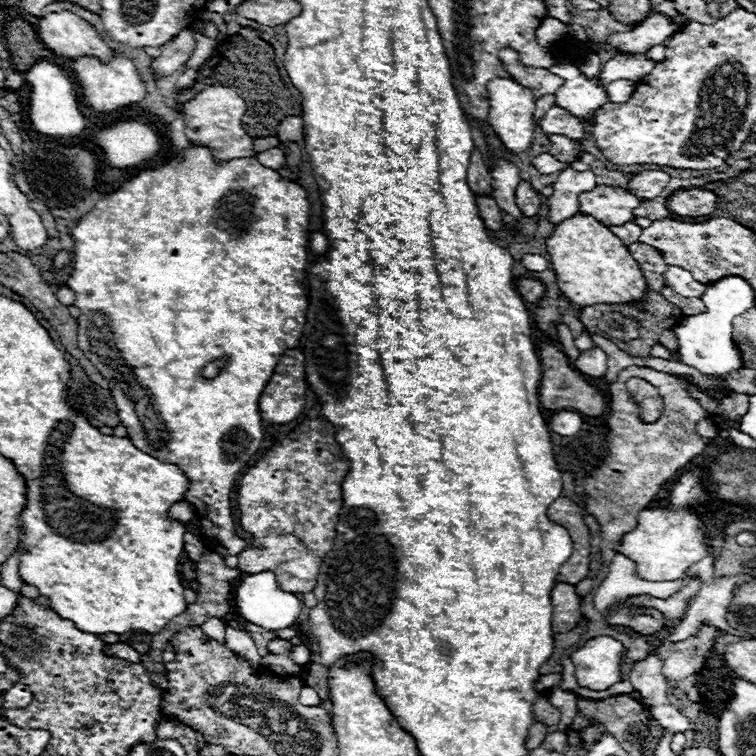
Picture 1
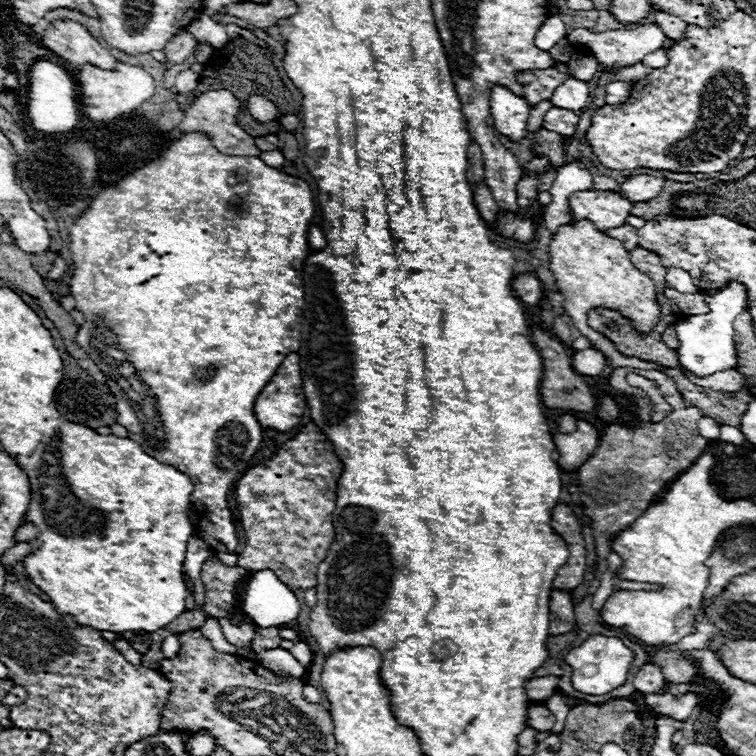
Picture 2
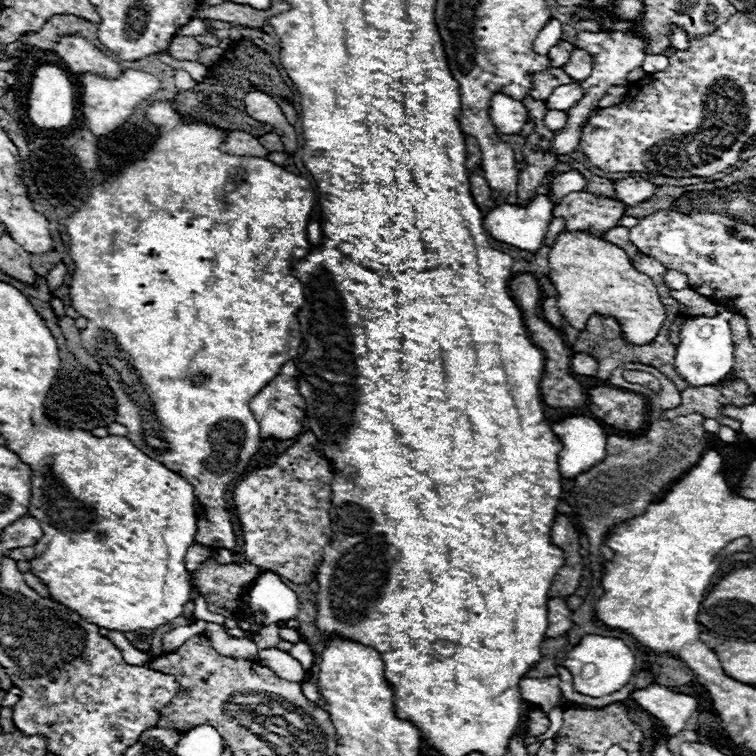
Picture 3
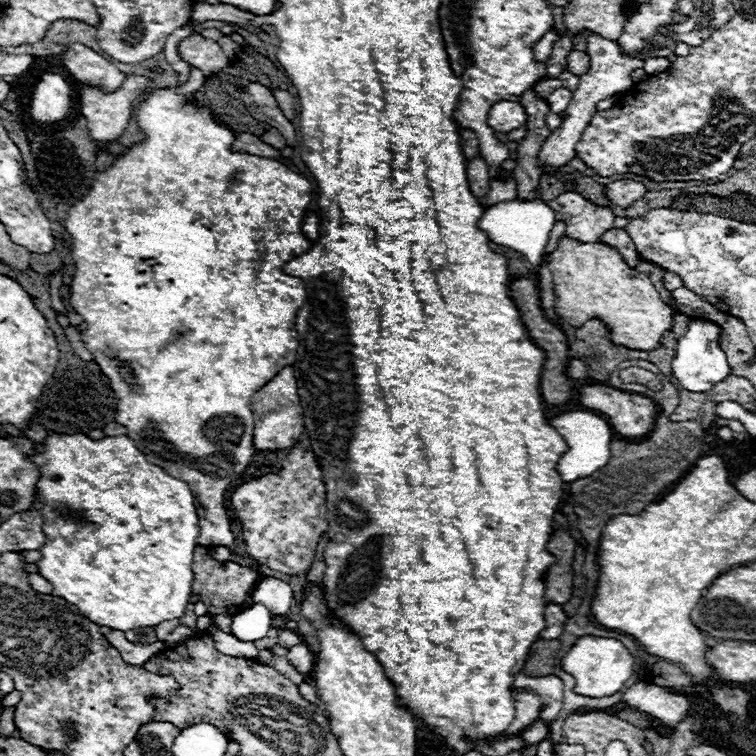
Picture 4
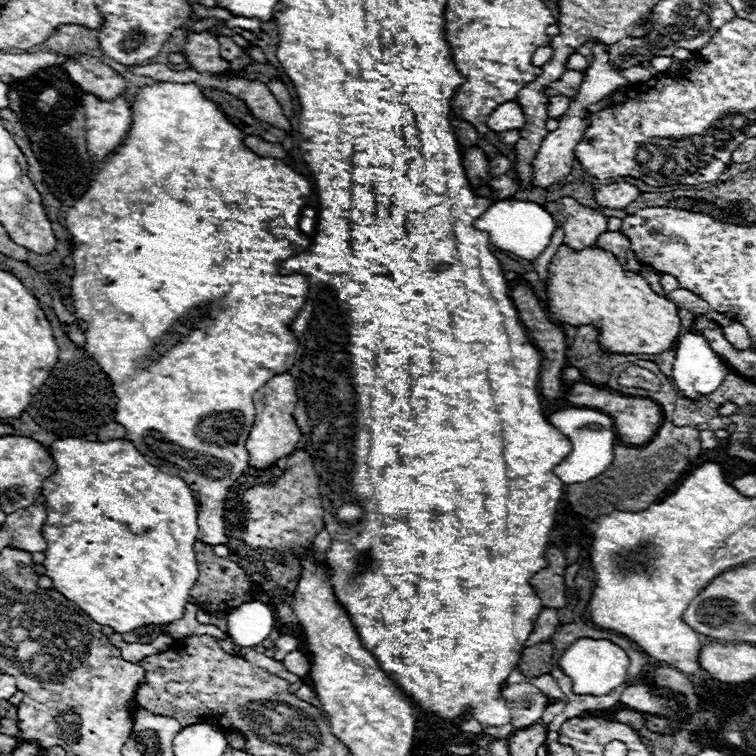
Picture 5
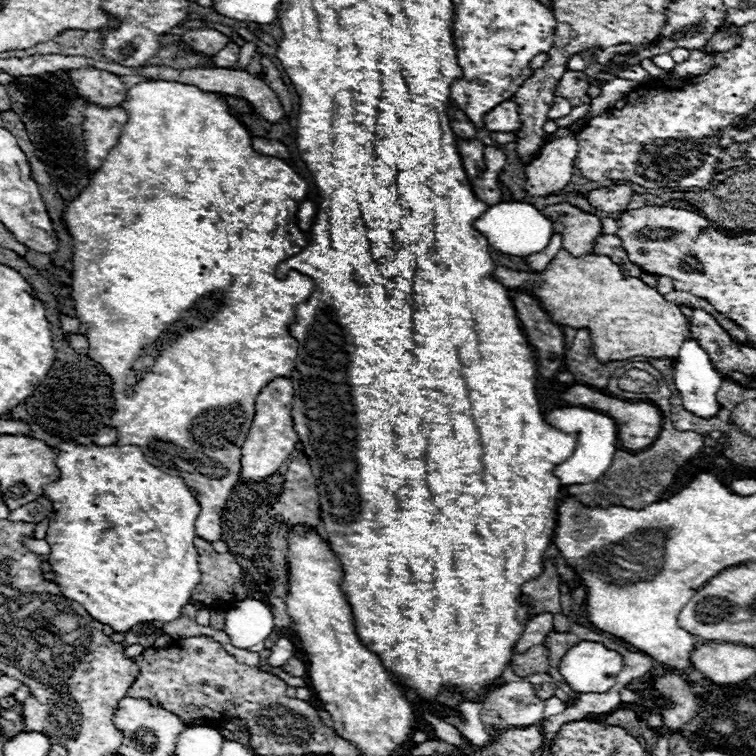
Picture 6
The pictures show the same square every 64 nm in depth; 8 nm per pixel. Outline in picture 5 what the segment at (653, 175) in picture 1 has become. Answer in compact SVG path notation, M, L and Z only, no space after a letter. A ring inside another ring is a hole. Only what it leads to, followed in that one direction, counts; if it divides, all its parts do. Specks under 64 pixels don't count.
M620 182L610 186L600 186L596 190L596 202L600 202L604 208L626 208L630 202L634 202L642 192L638 186Z

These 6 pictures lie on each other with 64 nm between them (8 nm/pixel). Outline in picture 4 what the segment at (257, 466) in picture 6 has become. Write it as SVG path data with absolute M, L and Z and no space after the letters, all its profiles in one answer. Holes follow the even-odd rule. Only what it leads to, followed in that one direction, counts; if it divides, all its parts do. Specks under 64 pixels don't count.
M292 366L282 368L256 396L252 396L252 412L256 414L256 450L292 448L304 432L304 408L296 394L298 384Z

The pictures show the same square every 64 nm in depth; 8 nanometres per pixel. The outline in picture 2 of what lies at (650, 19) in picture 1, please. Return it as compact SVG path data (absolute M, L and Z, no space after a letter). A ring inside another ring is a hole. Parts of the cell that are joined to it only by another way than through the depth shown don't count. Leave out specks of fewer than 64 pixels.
M650 22L650 24L638 26L636 30L608 30L602 34L592 34L586 28L574 28L568 34L568 40L578 46L588 46L602 66L630 66L630 64L642 62L642 58L648 52L654 52L656 48L660 48L666 40L666 34L656 22Z

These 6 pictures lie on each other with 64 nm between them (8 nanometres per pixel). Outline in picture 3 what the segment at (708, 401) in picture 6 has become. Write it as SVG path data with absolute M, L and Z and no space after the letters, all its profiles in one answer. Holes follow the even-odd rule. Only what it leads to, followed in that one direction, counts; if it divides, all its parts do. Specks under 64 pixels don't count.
M716 302L716 316L688 316L680 326L680 344L676 348L674 366L678 374L692 386L714 384L722 376L732 372L734 344L730 320L736 312L726 302Z

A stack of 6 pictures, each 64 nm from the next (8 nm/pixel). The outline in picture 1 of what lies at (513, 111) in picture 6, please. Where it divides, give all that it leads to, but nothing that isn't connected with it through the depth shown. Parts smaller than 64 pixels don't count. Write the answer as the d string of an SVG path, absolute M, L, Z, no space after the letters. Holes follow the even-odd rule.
M494 78L486 86L488 90L488 100L490 100L490 110L488 110L488 124L504 144L504 148L512 154L520 154L530 148L534 132L536 132L536 122L534 122L534 108L536 108L536 98L534 94L518 84L514 78Z

